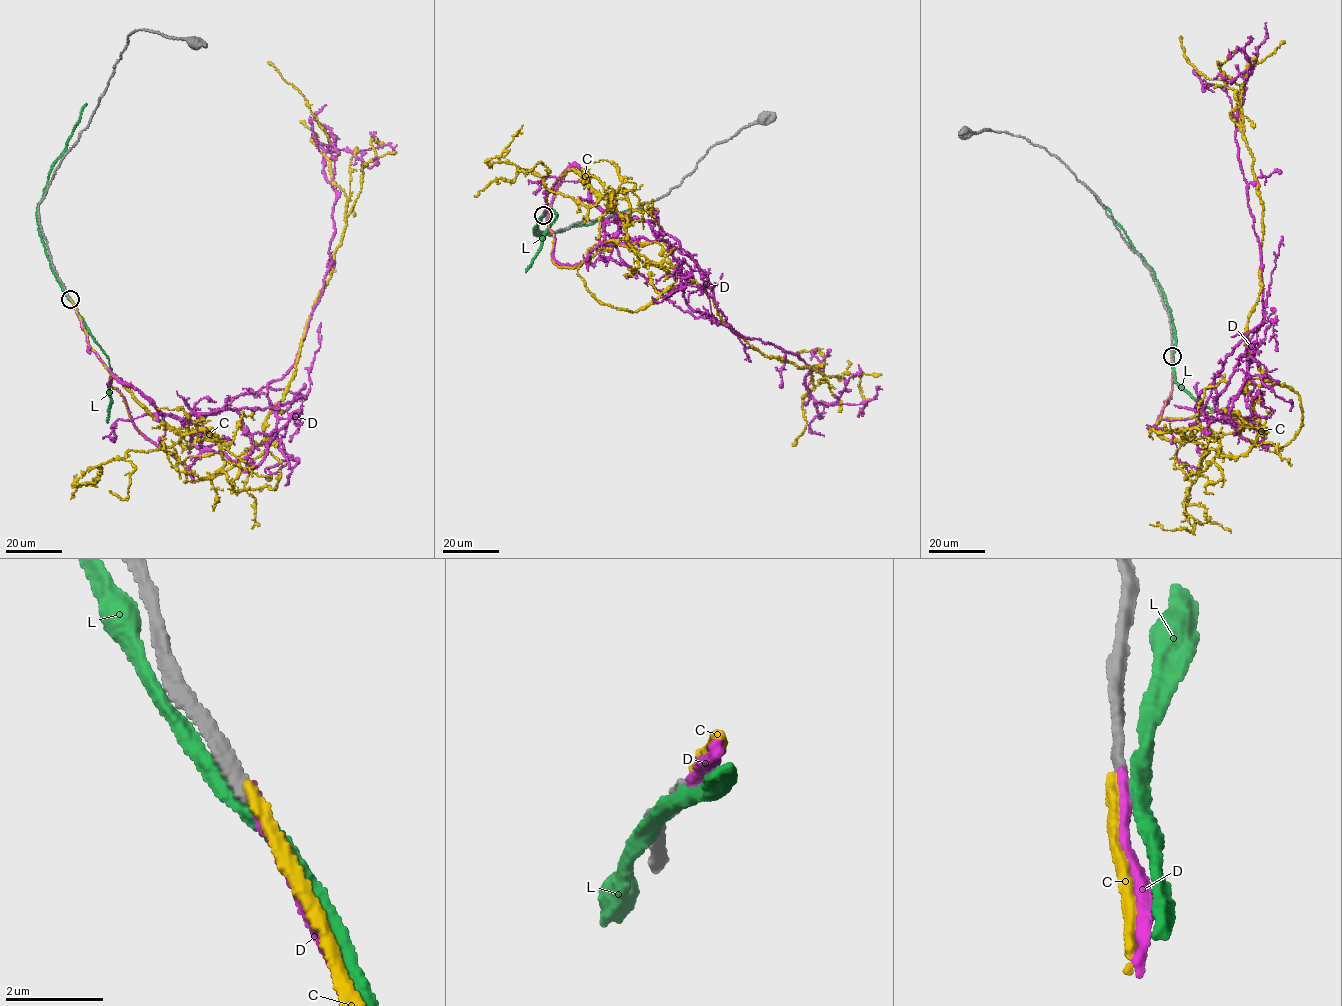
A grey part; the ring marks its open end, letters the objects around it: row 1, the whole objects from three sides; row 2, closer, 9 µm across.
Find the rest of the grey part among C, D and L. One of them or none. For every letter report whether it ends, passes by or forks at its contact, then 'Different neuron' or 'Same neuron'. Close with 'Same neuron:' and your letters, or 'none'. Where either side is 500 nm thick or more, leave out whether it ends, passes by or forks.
C: It ends there. Different neuron
D: It ends there. Same neuron
L: It passes by. Different neuron
Same neuron: D

